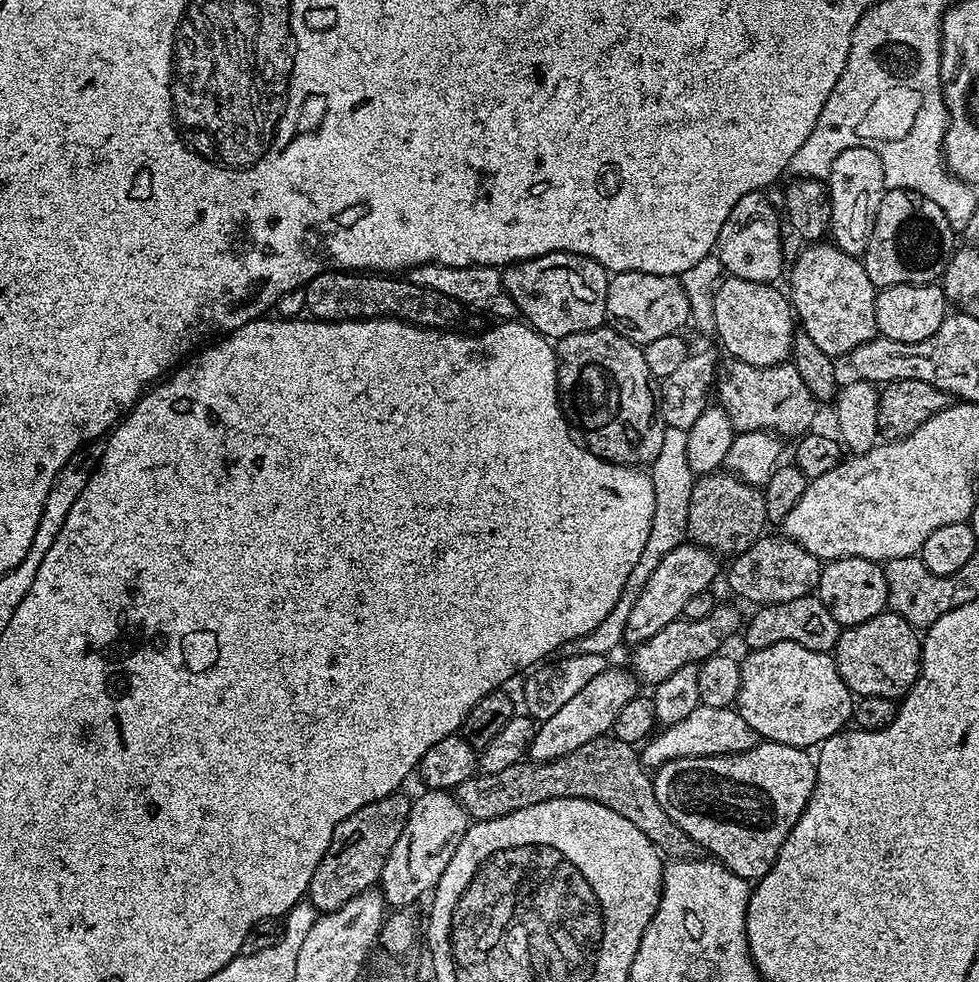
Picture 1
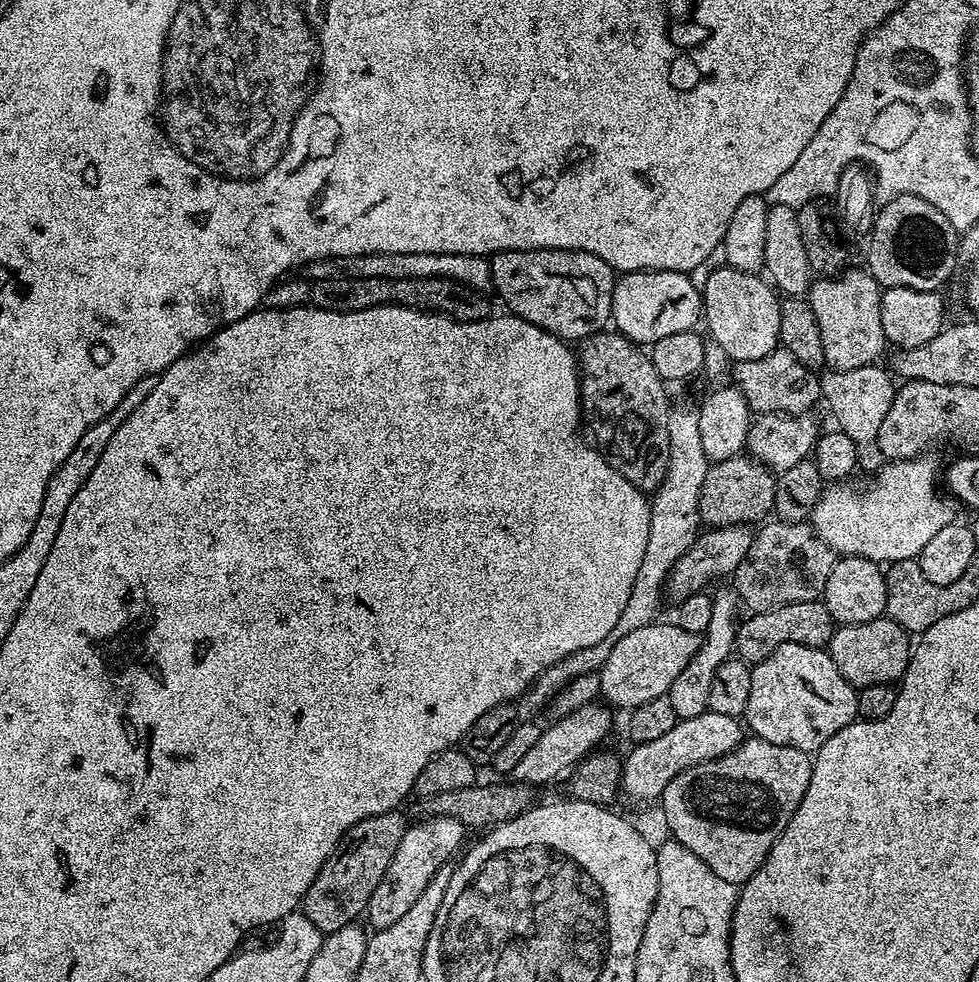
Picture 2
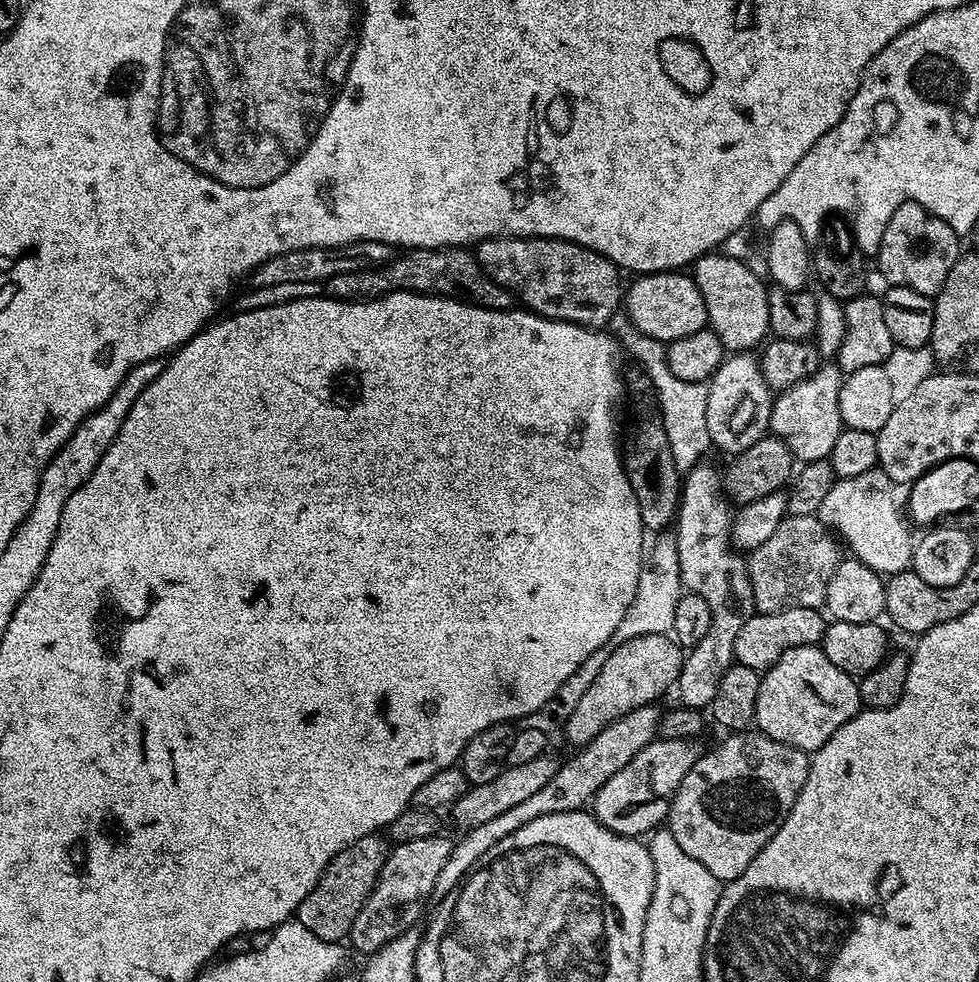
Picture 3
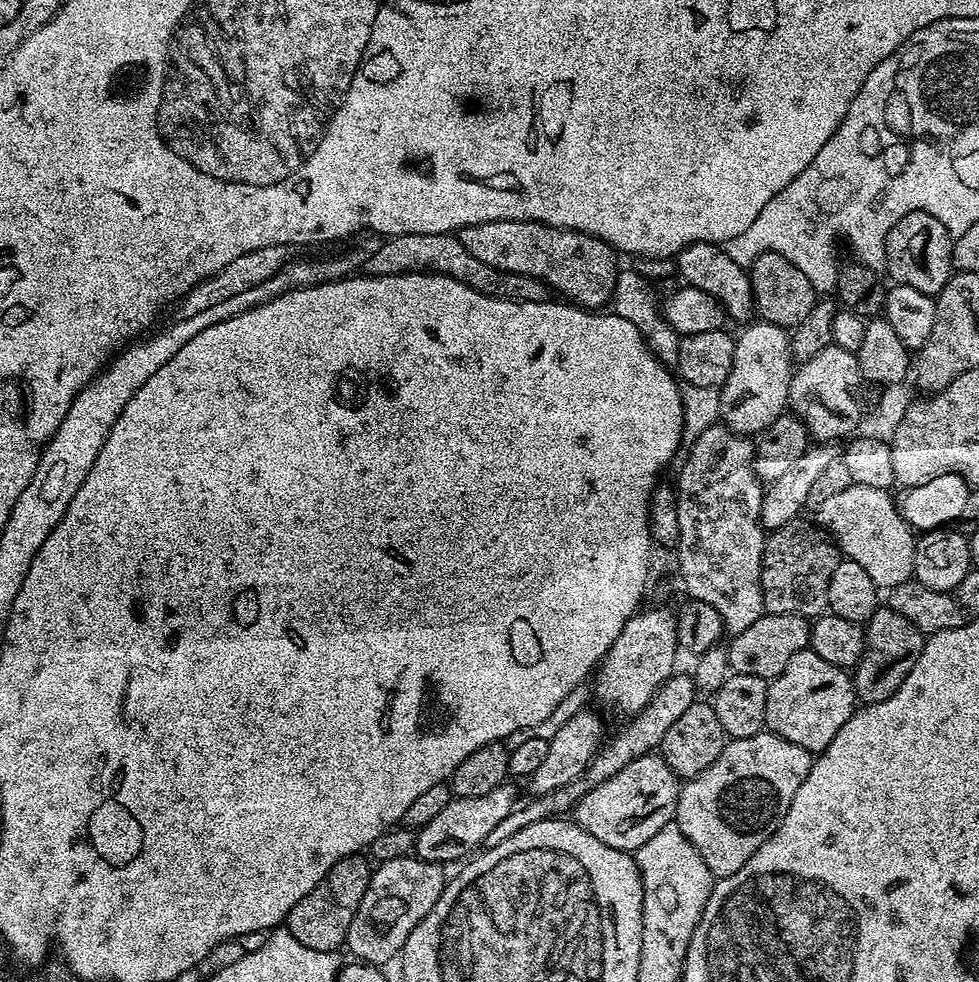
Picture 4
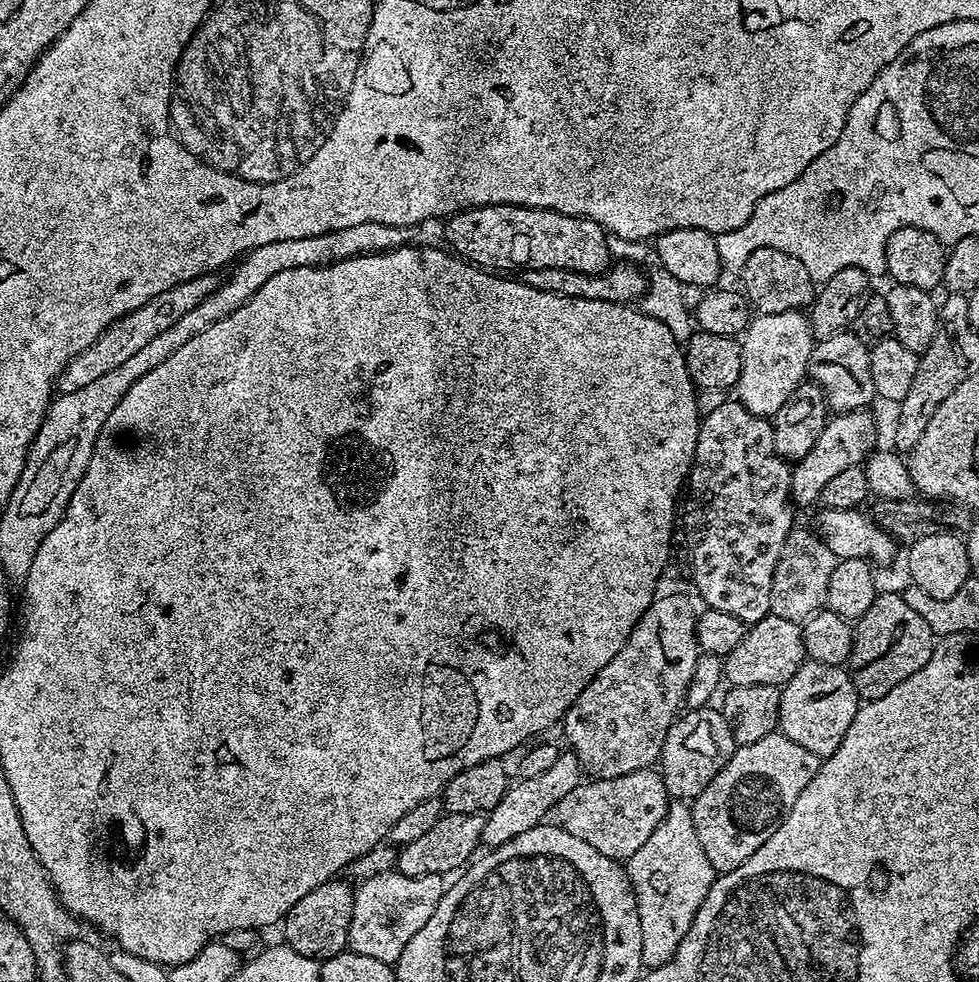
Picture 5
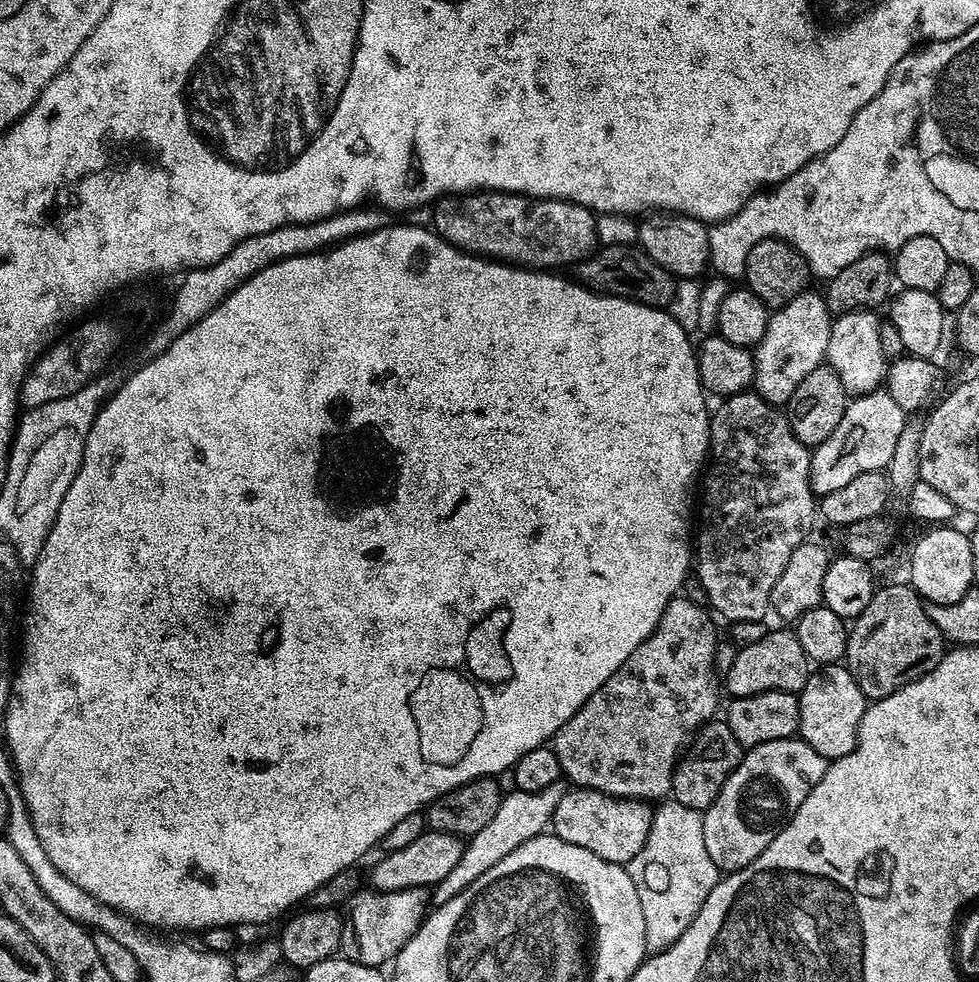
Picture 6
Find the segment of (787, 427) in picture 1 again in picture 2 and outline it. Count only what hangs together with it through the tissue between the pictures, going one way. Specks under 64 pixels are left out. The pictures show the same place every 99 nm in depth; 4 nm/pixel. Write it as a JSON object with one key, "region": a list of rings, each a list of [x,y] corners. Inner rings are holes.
{"region":[[[777,346],[766,358],[737,360],[731,365],[730,376],[736,380],[735,387],[740,389],[749,409],[756,414],[778,412],[786,416],[799,416],[811,413],[812,407],[822,400],[820,376],[813,369],[802,366],[790,350]]]}

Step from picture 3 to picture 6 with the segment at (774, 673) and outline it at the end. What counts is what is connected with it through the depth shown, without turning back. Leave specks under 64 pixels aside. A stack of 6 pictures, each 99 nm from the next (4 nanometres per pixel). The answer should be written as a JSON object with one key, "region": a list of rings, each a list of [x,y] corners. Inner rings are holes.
{"region":[[[824,666],[819,670],[813,671],[809,675],[806,686],[798,693],[800,697],[800,730],[799,739],[805,740],[818,754],[822,754],[825,760],[831,762],[850,754],[854,750],[856,739],[858,738],[858,726],[862,722],[862,714],[866,707],[866,697],[854,682],[854,678],[844,666]]]}

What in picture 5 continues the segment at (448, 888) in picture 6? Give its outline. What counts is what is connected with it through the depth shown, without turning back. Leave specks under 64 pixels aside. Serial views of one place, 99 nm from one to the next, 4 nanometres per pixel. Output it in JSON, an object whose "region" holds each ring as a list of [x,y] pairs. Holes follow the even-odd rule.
{"region":[[[570,750],[561,751],[558,762],[554,762],[554,766],[550,766],[544,773],[509,783],[507,790],[502,794],[502,802],[498,802],[498,806],[494,806],[494,810],[484,816],[481,841],[485,845],[488,844],[489,849],[494,849],[510,842],[510,838],[518,838],[518,834],[526,834],[526,830],[537,828],[539,824],[545,823],[553,806],[562,802],[562,798],[566,798],[566,794],[570,794],[570,790],[574,790],[574,786],[581,782],[582,773],[578,758]]]}

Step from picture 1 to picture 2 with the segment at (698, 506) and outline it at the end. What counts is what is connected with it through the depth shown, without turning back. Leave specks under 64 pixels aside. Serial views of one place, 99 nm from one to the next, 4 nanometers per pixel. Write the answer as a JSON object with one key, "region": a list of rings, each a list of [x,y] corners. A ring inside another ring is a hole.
{"region":[[[747,454],[715,461],[702,482],[699,519],[708,528],[729,528],[739,524],[759,525],[765,519],[763,516],[772,512],[775,489],[776,476],[766,465]]]}

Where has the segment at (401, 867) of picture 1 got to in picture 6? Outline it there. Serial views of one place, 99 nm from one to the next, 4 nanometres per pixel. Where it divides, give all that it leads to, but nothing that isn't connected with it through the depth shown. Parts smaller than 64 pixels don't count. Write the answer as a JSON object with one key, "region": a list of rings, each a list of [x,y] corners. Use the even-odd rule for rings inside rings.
{"region":[[[407,888],[393,892],[364,891],[358,890],[353,894],[352,899],[347,901],[347,923],[344,924],[340,935],[340,947],[343,955],[349,960],[358,960],[362,964],[373,966],[384,966],[384,963],[387,965],[395,961],[404,943],[424,923],[424,918],[430,911],[430,892],[427,888]]]}

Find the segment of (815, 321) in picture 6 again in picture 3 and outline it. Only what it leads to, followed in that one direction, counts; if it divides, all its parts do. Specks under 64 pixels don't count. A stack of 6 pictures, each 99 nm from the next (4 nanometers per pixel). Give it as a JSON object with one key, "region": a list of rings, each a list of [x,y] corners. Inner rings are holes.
{"region":[[[732,354],[722,363],[709,383],[706,405],[706,429],[713,449],[735,454],[745,452],[769,431],[773,389],[769,388],[760,369],[759,359],[752,354]]]}

